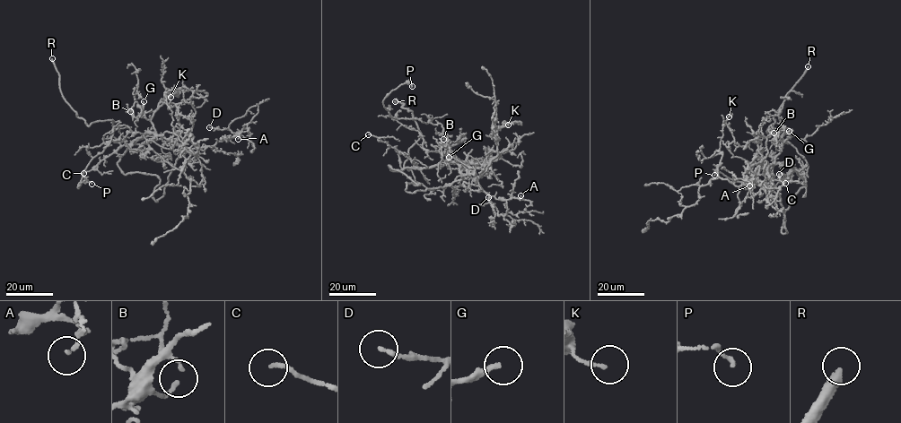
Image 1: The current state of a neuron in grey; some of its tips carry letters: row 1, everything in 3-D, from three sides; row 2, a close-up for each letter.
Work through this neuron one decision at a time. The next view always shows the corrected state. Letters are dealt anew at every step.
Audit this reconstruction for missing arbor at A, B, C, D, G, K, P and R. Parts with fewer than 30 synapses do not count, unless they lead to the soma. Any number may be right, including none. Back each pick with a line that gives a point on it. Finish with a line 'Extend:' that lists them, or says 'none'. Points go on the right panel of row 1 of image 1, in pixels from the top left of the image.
C: Place: (785, 183)
G: Place: (789, 131)
R: Place: (808, 66)
Extend: C, G, R

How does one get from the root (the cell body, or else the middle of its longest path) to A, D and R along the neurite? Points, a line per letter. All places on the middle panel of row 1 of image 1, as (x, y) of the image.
A: (446, 147), (447, 160), (457, 163), (467, 184), (496, 198), (509, 200), (520, 195)
D: (446, 147), (447, 160), (457, 163), (462, 179), (505, 200), (506, 213), (498, 215), (488, 197)
R: (446, 147), (443, 164), (401, 170), (409, 148), (421, 133), (412, 111), (402, 107), (397, 99), (395, 101)

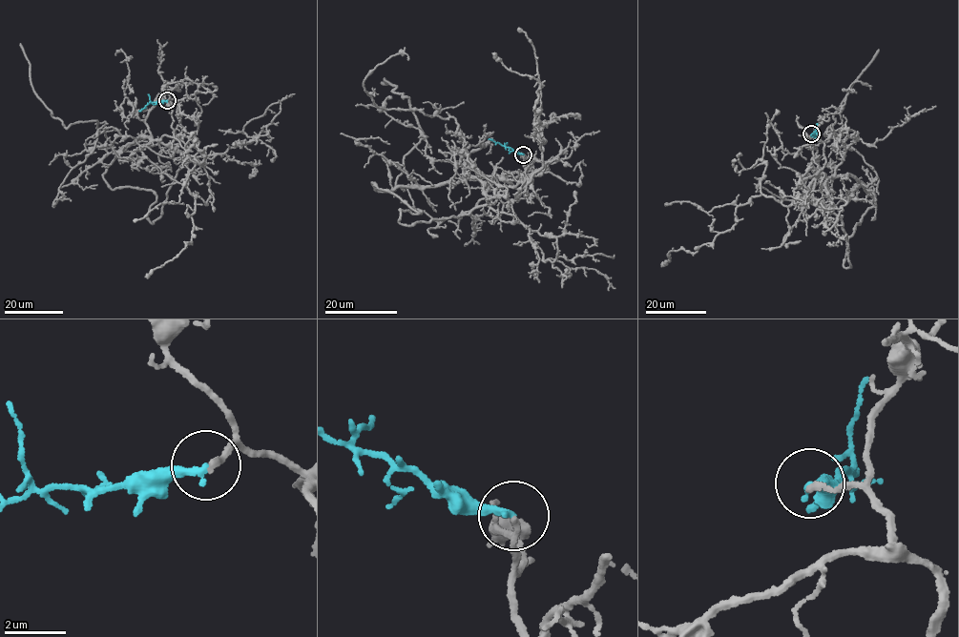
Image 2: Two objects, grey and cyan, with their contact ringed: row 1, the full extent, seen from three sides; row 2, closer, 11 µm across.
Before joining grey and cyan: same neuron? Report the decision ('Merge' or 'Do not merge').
Merge

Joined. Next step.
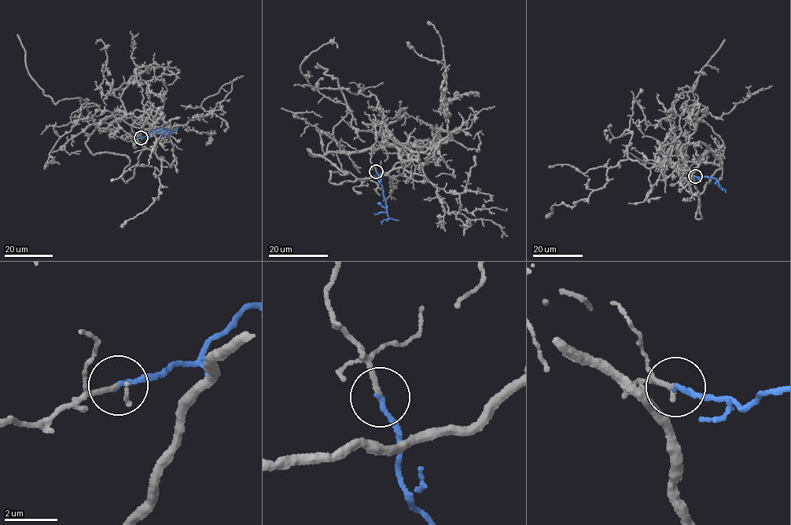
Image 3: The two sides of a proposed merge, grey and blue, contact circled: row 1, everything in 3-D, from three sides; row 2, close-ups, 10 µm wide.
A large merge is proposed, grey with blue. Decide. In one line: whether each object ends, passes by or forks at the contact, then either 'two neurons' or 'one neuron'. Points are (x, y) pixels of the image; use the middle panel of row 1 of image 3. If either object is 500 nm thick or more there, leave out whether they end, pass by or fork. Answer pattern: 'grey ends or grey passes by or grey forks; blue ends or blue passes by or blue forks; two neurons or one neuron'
grey ends; blue ends; one neuron

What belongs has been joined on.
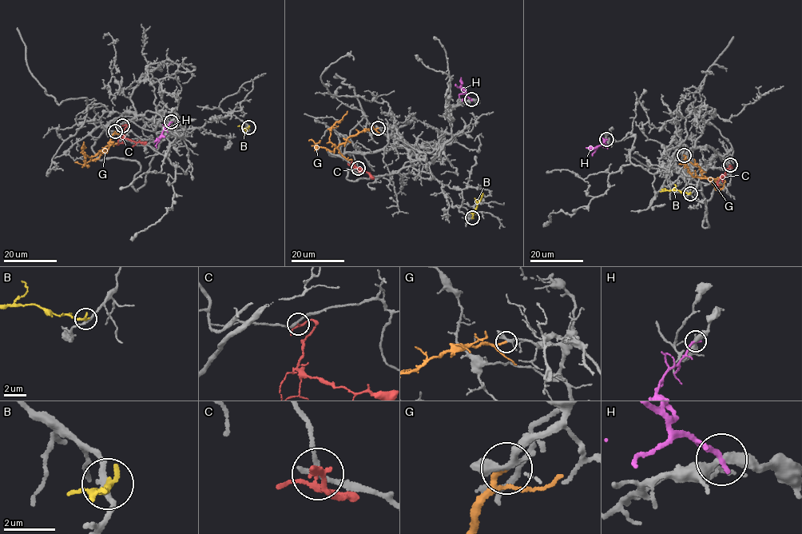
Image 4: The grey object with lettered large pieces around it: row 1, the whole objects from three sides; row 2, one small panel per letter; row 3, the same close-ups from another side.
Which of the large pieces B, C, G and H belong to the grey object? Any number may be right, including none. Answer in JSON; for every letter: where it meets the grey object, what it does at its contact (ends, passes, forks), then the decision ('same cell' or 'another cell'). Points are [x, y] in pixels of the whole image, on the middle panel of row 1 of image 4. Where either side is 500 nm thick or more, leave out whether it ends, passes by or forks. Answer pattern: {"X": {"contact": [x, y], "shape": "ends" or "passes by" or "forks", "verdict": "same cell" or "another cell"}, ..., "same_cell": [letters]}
{"B": {"contact": [472, 217], "shape": "ends", "verdict": "another cell"}, "C": {"contact": [358, 168], "shape": "passes by", "verdict": "another cell"}, "G": {"contact": [378, 128], "shape": "ends", "verdict": "same cell"}, "H": {"contact": [471, 99], "shape": "ends", "verdict": "another cell"}, "same_cell": ["G"]}

